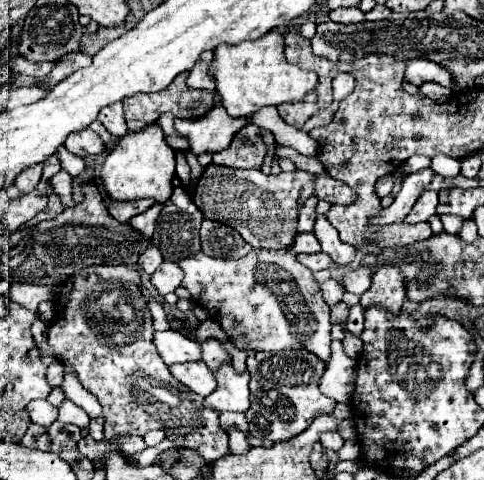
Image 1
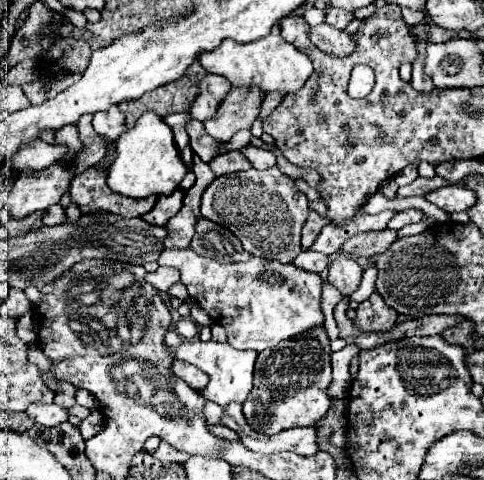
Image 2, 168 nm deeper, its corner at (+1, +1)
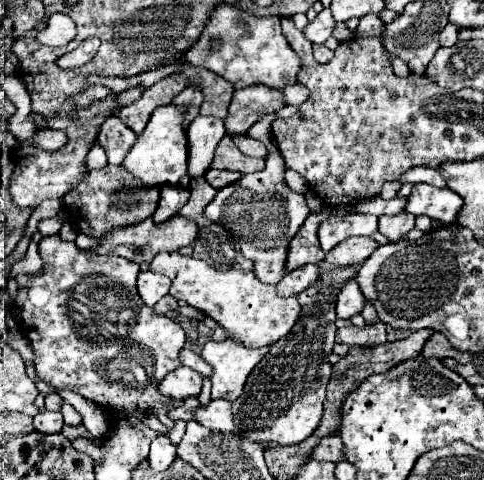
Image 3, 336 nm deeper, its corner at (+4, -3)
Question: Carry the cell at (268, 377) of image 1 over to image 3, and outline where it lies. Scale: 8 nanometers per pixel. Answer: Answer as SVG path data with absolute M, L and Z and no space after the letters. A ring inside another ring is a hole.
M345 266L321 272L315 284L311 284L307 290L303 290L297 300L301 304L301 316L295 322L295 328L283 340L277 340L269 352L261 358L261 362L255 366L255 370L249 374L245 388L241 396L233 402L233 422L239 428L243 436L249 436L255 442L275 442L281 446L287 444L299 444L305 438L313 434L317 428L321 416L323 416L323 400L325 400L325 386L331 376L331 364L329 356L333 354L335 344L335 300L339 290L345 282L353 280L357 276L357 266Z

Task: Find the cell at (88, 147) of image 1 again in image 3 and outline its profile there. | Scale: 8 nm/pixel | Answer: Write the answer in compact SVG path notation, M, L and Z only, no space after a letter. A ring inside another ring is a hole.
M45 128L45 130L35 130L33 138L31 138L31 144L35 148L41 148L41 150L59 150L67 144L67 134L63 130L51 130L51 128Z

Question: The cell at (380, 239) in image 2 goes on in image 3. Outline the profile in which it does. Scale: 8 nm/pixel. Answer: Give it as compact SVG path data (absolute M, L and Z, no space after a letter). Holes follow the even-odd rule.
M347 238L339 242L331 252L327 252L325 260L335 266L347 264L361 264L375 252L377 244L373 238Z

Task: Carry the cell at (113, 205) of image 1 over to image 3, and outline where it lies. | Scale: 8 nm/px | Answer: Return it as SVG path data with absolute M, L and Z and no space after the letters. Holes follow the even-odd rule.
M107 164L101 170L89 170L81 184L63 196L63 210L79 232L91 238L105 238L113 228L133 226L153 216L159 202L159 188L145 188L123 166Z

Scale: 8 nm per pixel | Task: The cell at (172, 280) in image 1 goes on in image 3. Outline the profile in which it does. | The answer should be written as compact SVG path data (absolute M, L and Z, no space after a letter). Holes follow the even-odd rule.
M139 272L137 292L147 306L155 306L169 292L169 286L171 286L171 280L167 280L163 274Z

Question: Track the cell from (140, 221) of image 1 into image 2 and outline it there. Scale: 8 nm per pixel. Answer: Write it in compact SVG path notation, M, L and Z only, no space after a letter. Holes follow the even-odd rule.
M180 188L174 190L170 196L158 196L152 212L146 212L142 220L154 226L164 226L166 220L170 220L170 216L174 216L178 208L182 208L182 198L184 198L184 192Z

